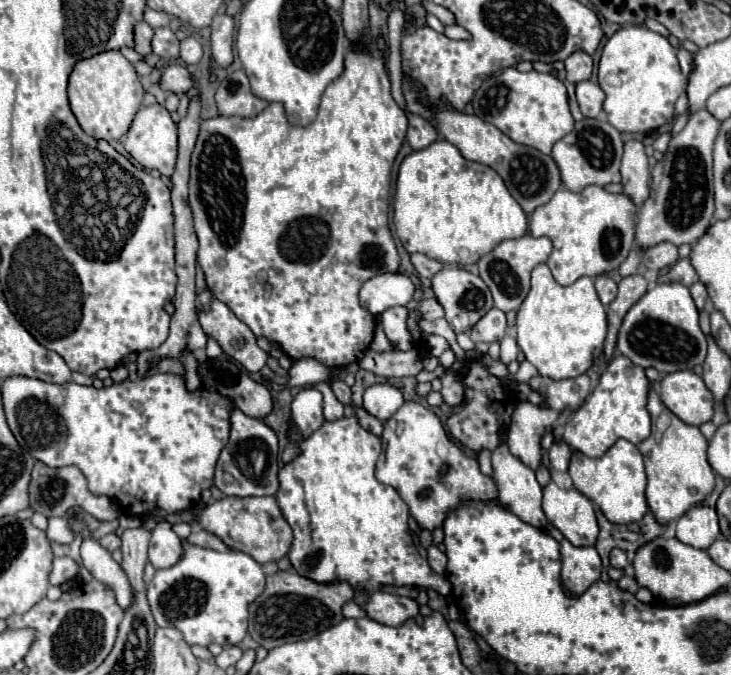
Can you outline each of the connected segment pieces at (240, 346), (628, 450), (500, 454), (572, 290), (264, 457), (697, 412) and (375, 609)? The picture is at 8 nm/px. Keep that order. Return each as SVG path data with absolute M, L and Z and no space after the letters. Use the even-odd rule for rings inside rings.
M212 301L212 309L198 309L198 321L208 337L214 337L222 351L240 361L248 371L260 371L268 355L256 345L254 333L222 303Z
M618 439L600 459L590 459L582 453L574 453L568 469L574 487L584 493L592 503L596 503L608 521L620 525L629 525L640 521L648 513L646 503L646 473L642 463L642 453L638 447L626 439Z
M502 443L494 453L492 453L492 469L494 469L494 481L498 487L498 501L500 505L504 505L504 509L508 509L510 513L516 513L516 517L520 517L522 521L528 521L530 525L536 525L538 529L544 529L548 519L542 511L542 487L538 485L534 471L530 467L526 467L520 459L516 459L506 443Z
M546 263L532 271L532 289L518 309L516 317L518 347L542 377L570 379L586 373L602 355L606 339L606 309L600 303L594 281L580 277L576 283L562 287L554 281Z
M240 409L232 411L230 417L230 443L222 449L218 465L216 465L216 477L214 485L224 495L234 497L274 497L278 491L278 437L276 433L262 421L252 419L244 415ZM228 477L234 477L232 483L228 483Z
M676 371L660 381L662 403L686 425L702 425L712 419L714 397L694 371Z
M386 591L372 593L364 609L370 619L392 627L404 625L404 621L414 619L418 615L418 605L414 599L386 593Z

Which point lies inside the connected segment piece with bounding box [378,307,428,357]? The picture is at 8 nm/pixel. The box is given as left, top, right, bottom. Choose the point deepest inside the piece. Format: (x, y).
(394, 321)

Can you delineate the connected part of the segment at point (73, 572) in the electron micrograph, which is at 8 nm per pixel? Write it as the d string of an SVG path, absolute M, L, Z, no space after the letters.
M70 557L54 559L52 571L50 571L50 585L62 585L78 575L78 565Z

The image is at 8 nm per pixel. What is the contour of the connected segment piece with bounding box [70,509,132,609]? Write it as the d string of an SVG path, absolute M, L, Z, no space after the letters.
M74 509L72 511L76 515L76 519L70 523L72 529L80 531L84 535L84 543L80 547L80 553L82 553L82 565L102 583L110 585L116 593L116 601L122 609L130 607L132 603L132 589L130 589L130 583L122 571L122 567L112 559L112 555L100 547L100 543L96 539L90 537L90 533L86 531L84 523L80 521L80 511Z

